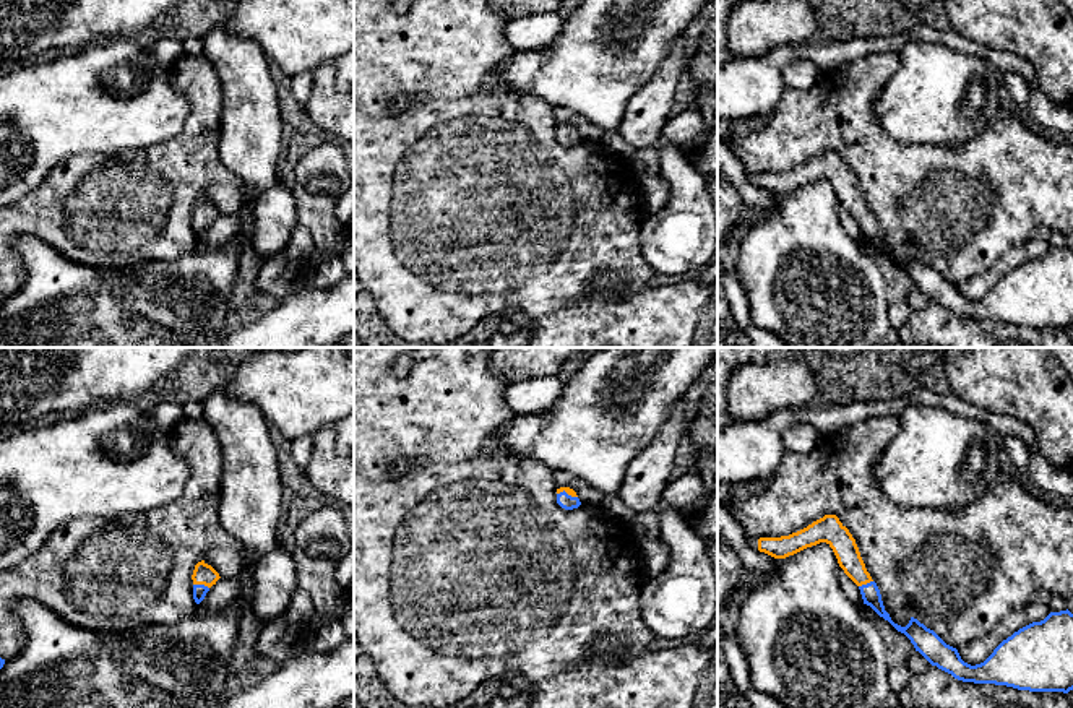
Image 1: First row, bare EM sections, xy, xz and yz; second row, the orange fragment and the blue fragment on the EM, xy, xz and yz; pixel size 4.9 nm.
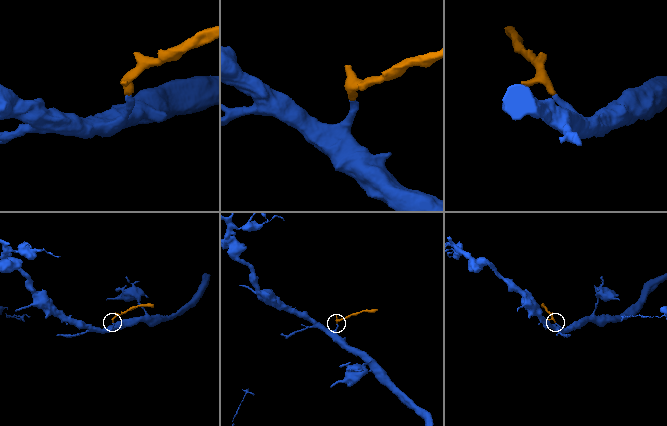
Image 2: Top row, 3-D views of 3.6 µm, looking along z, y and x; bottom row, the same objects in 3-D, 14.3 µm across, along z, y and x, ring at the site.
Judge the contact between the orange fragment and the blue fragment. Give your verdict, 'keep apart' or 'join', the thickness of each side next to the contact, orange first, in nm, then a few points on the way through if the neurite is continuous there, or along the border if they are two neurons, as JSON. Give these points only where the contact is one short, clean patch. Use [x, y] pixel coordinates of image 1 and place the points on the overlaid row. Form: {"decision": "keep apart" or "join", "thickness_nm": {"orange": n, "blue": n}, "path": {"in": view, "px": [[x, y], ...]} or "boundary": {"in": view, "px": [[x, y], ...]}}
{"decision": "join", "thickness_nm": {"orange": 110, "blue": 70}, "path": {"in": "xy", "px": [[203, 574], [202, 583], [200, 591]]}}

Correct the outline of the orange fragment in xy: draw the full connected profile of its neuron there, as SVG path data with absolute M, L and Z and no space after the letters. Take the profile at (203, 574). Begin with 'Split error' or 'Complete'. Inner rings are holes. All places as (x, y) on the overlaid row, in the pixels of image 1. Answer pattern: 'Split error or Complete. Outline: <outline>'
Split error. Outline: M205 560L195 565L192 580L193 580L193 599L196 604L200 604L205 599L209 588L216 585L219 578L221 578L219 573Z

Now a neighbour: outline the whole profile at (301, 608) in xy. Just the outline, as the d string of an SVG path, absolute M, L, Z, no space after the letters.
M299 588L291 598L287 617L305 627L308 617L313 612L315 611L312 598Z

